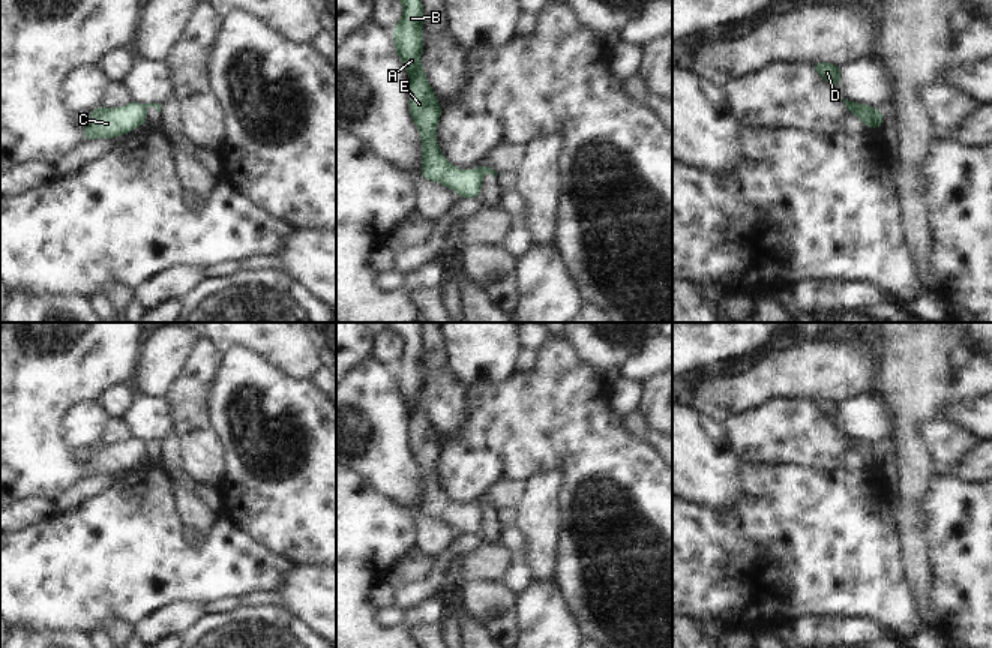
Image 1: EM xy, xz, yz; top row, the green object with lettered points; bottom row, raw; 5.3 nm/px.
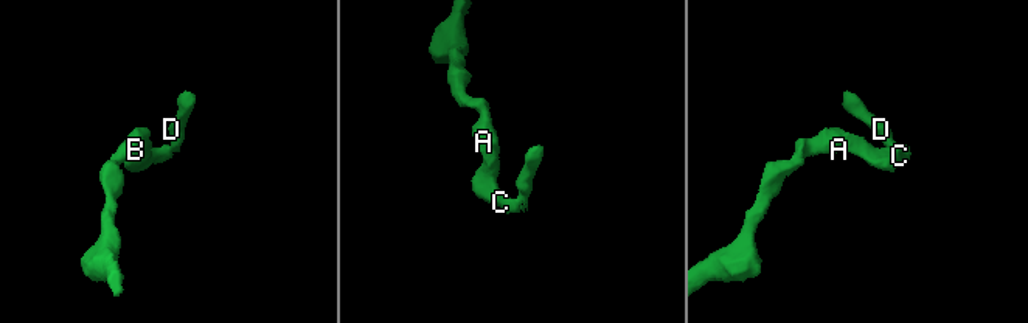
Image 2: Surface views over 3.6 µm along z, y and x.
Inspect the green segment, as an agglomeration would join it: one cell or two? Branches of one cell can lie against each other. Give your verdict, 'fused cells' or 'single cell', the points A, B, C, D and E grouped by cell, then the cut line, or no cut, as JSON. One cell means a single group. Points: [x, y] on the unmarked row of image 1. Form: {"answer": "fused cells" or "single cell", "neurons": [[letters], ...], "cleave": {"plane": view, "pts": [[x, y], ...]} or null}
{"answer": "fused cells", "neurons": [["A", "B", "C", "E"], ["D"]], "cleave": {"plane": "yz", "pts": [[866, 443], [857, 450]]}}

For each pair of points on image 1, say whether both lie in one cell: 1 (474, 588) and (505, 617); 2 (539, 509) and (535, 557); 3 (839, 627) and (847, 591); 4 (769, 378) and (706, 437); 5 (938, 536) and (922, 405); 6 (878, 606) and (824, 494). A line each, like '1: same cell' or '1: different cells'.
1: same cell
2: same cell
3: different cells
4: different cells
5: different cells
6: same cell

